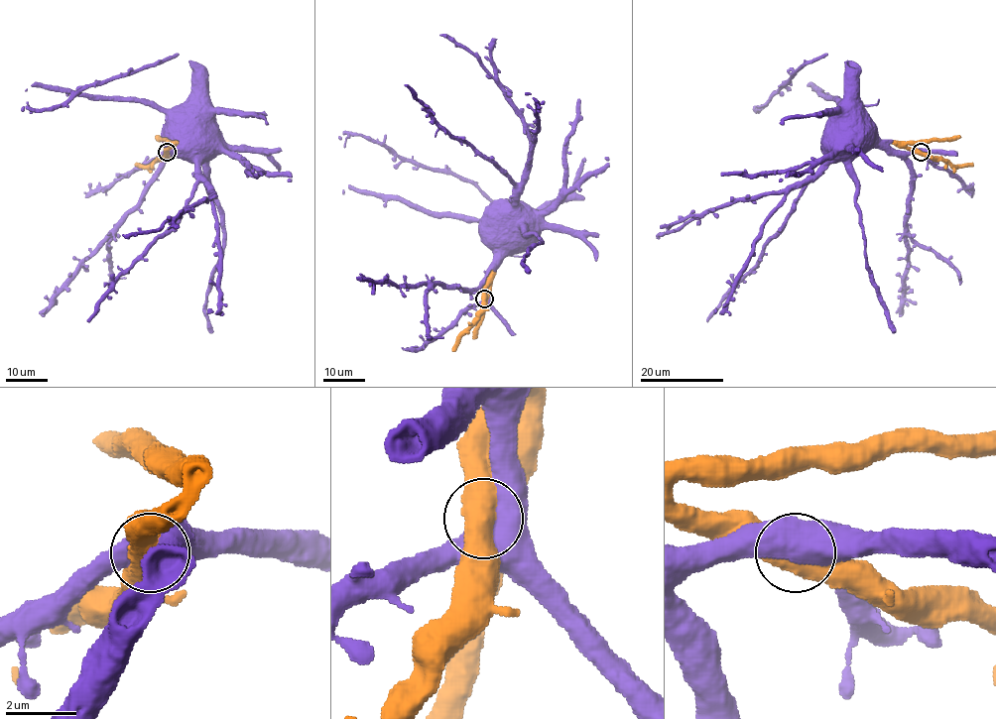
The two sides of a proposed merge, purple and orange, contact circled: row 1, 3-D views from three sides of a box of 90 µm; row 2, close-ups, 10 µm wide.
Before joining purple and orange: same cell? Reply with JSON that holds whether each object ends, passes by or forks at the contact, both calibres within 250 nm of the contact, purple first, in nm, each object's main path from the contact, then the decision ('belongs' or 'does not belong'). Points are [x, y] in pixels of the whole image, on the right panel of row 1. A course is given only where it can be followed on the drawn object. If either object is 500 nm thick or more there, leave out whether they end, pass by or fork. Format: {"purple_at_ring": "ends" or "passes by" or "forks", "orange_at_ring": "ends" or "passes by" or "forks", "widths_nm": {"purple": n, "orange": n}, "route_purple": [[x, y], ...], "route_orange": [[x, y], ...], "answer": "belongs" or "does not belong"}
{"widths_nm": {"purple": 750, "orange": 600}, "route_purple": [[921, 153], [893, 152], [879, 137], [873, 126], [847, 102]], "route_orange": [[921, 153], [912, 151], [907, 144], [960, 137]], "answer": "belongs"}

